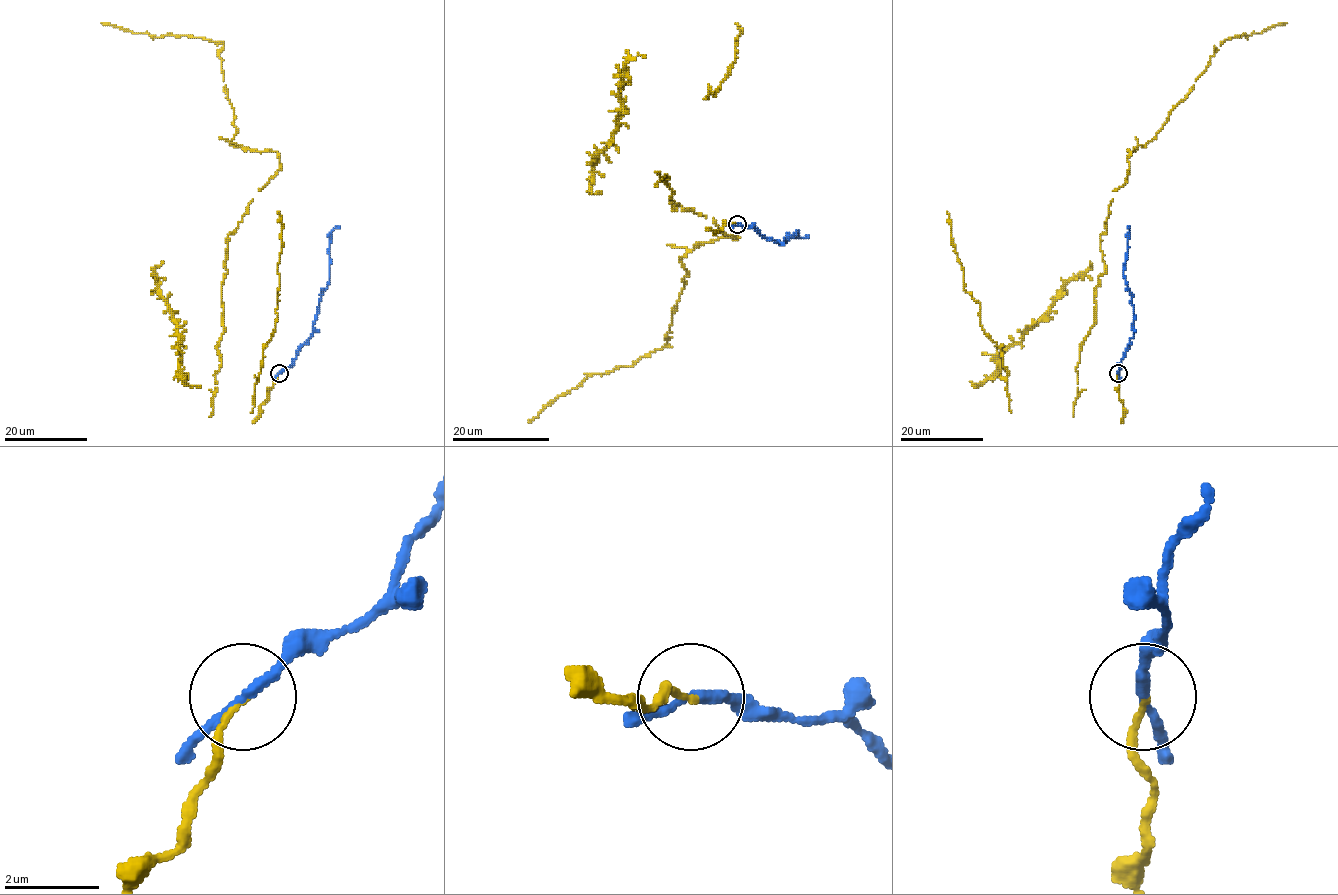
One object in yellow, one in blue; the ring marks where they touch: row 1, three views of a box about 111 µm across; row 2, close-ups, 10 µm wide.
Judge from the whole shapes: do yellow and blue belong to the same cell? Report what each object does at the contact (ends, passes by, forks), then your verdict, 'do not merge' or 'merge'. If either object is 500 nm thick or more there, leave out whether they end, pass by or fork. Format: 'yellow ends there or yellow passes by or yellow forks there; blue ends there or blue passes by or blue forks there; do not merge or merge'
yellow ends there; blue passes by; merge

